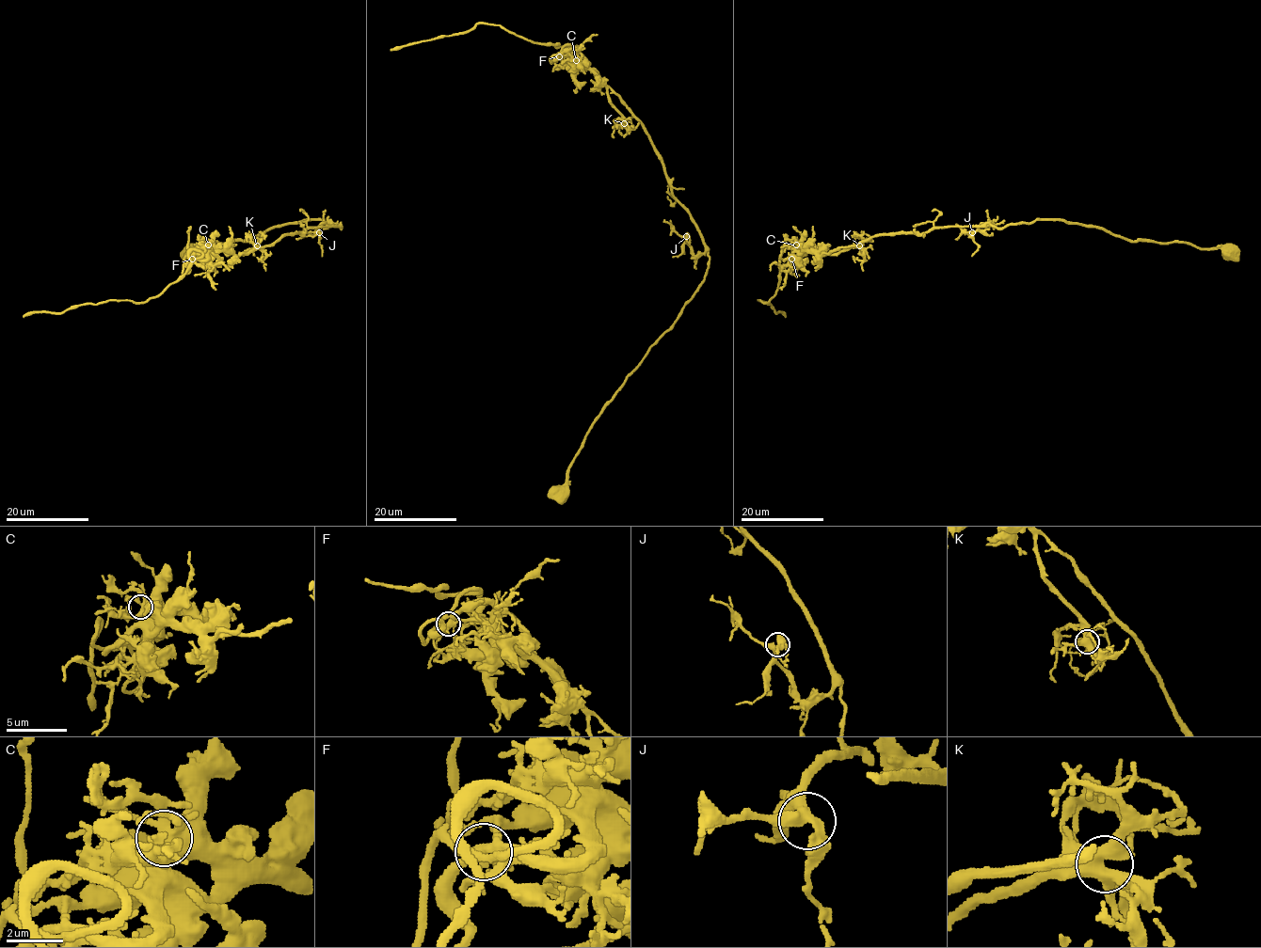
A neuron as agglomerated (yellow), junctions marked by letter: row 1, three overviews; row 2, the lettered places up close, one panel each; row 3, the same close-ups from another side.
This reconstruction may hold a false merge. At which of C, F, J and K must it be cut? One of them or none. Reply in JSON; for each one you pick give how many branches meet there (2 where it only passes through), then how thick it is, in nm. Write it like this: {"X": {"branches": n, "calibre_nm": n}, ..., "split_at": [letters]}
{"split_at": []}

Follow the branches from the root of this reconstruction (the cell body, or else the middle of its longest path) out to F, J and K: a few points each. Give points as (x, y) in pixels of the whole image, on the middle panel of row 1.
F: (560, 492), (592, 422), (673, 324), (703, 280), (709, 256), (643, 123), (589, 69), (566, 65), (559, 56)
J: (560, 492), (594, 419), (670, 328), (704, 278), (708, 249), (694, 255), (686, 236)
K: (560, 492), (592, 422), (673, 324), (709, 263), (650, 136), (609, 87), (624, 123)

